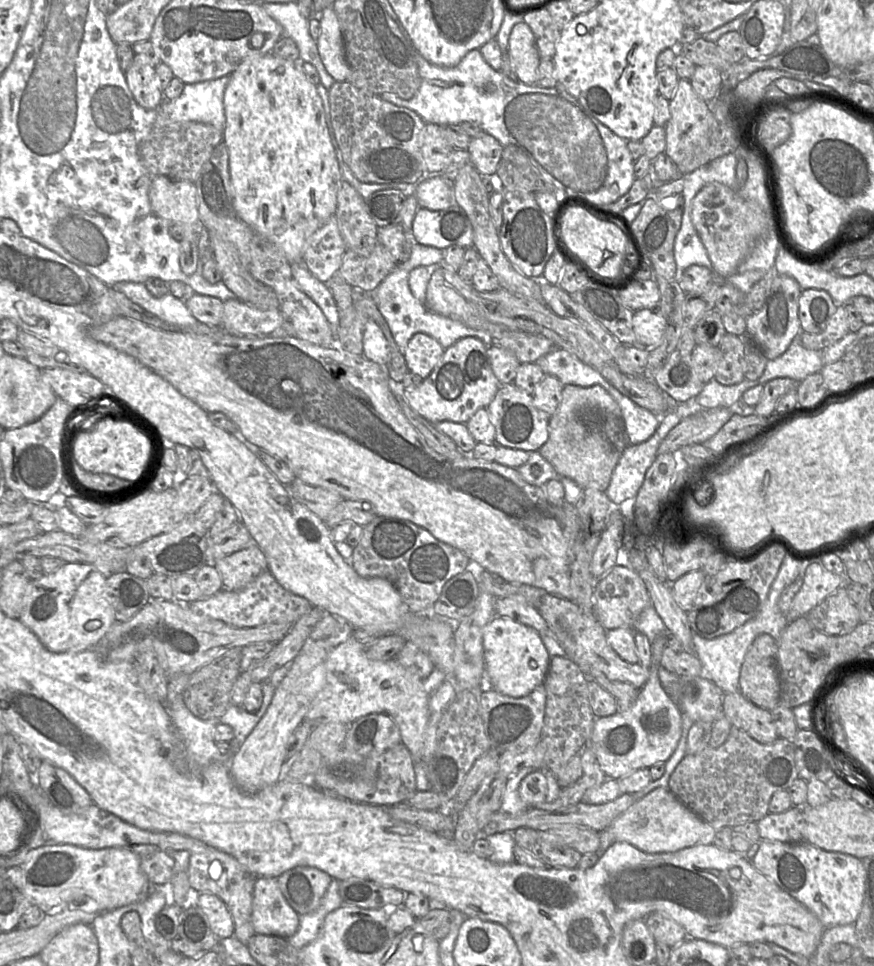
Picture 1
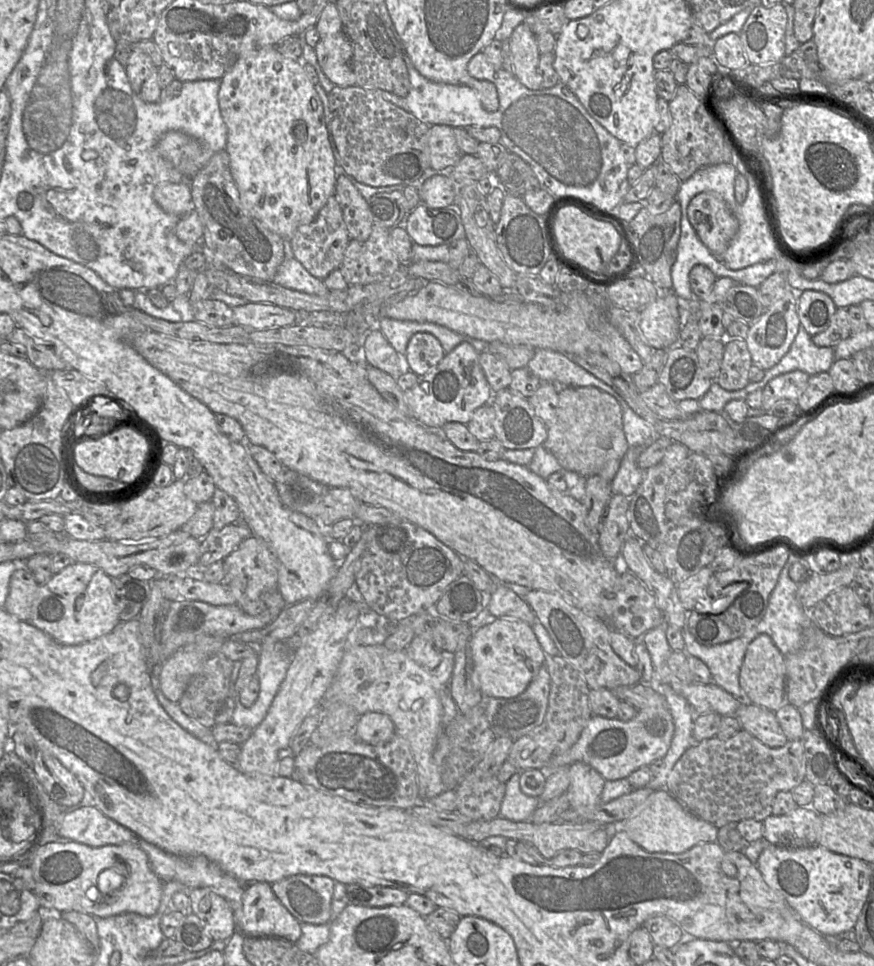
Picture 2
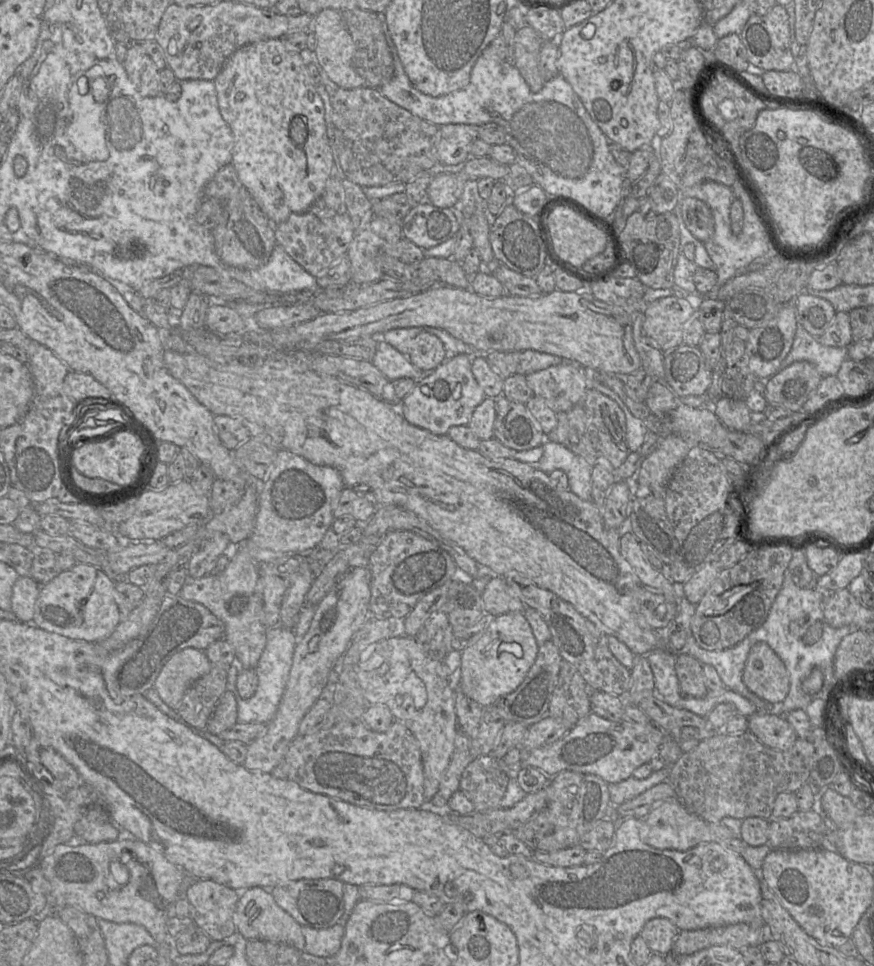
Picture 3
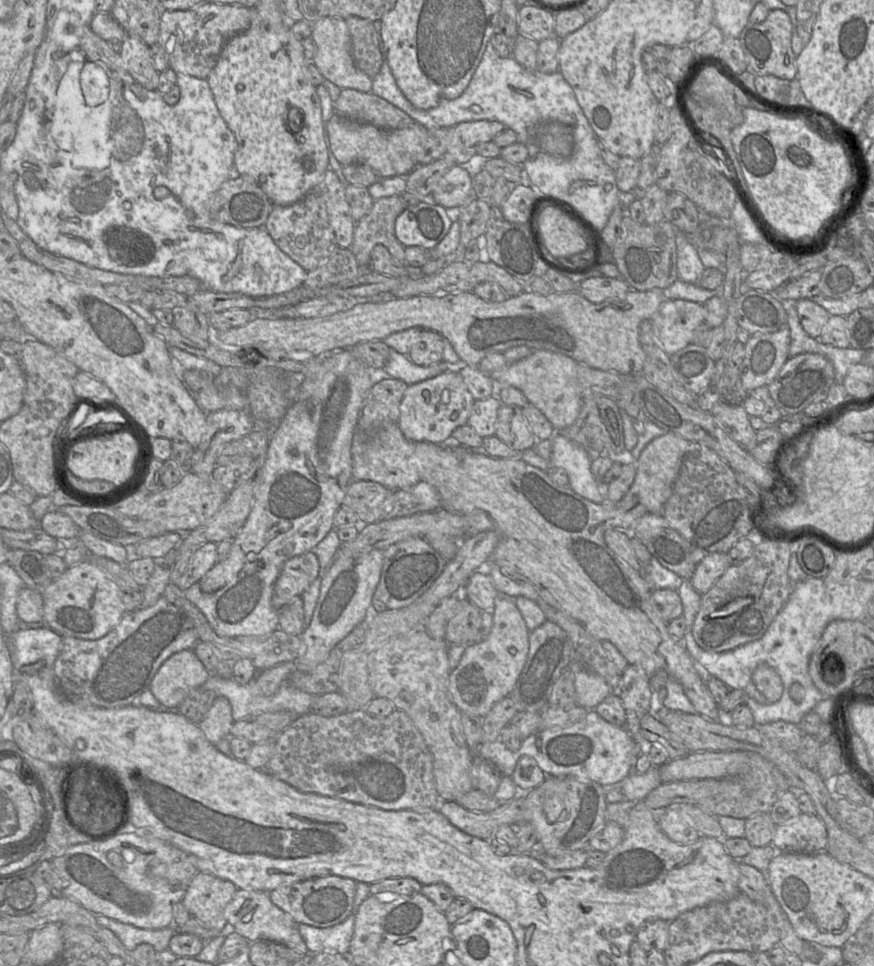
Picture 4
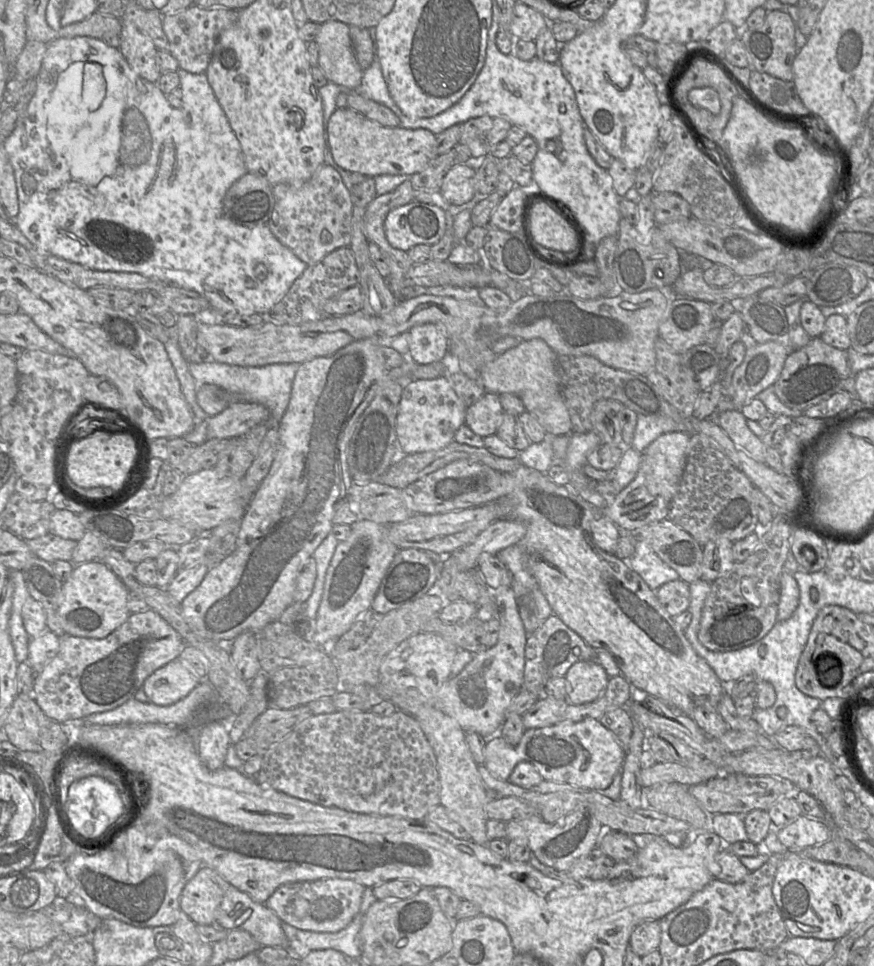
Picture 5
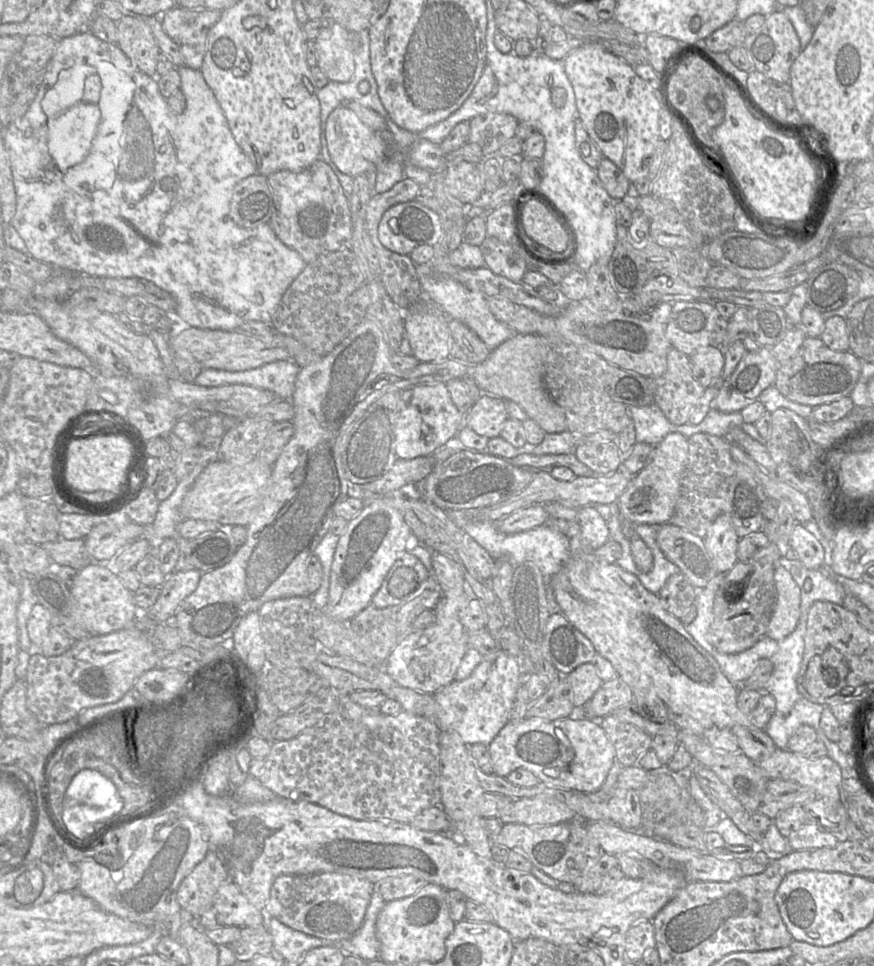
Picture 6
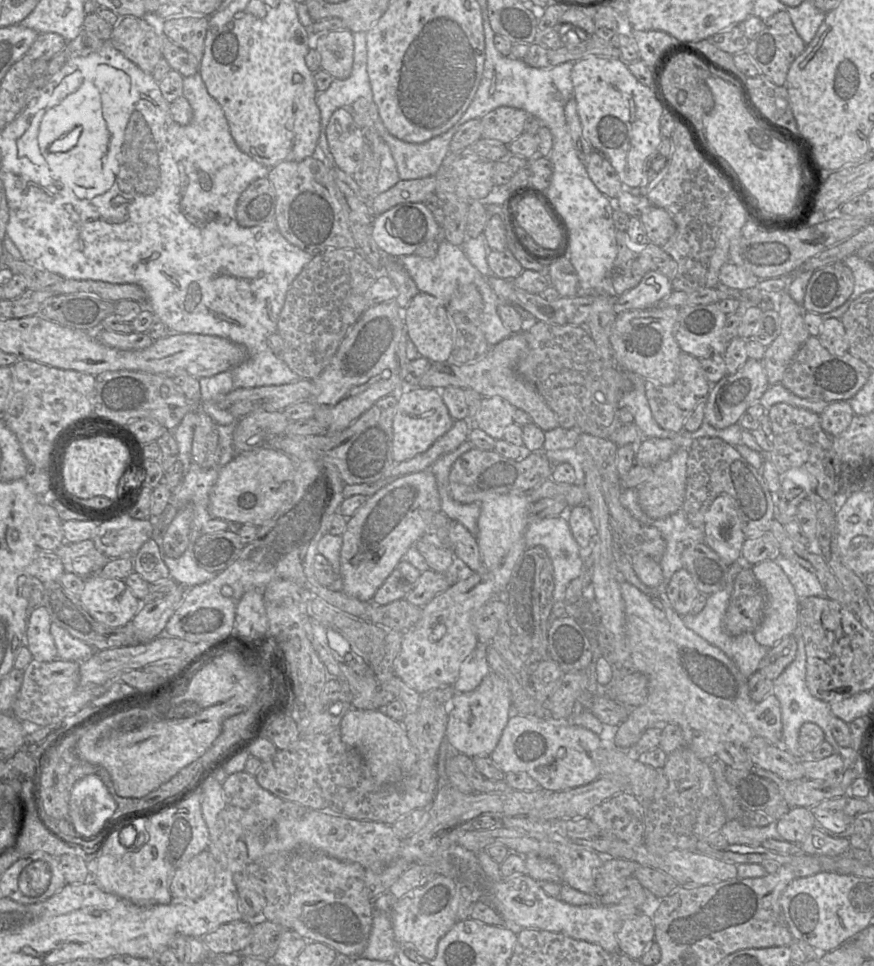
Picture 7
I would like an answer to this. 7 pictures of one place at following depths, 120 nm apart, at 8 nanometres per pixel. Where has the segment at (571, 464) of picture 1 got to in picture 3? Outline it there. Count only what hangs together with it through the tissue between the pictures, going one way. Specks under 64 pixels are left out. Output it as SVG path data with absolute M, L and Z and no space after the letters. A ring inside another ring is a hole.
M588 389L571 410L556 414L557 425L546 435L546 440L562 444L591 466L605 463L618 468L630 454L624 412L615 401L596 389Z

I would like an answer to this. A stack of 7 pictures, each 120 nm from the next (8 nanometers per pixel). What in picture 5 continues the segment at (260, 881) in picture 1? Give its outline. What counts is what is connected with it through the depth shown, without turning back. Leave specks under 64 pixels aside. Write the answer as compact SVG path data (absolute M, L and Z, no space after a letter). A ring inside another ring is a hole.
M231 886L215 912L214 924L225 930L249 932L261 946L288 949L281 920L266 906Z

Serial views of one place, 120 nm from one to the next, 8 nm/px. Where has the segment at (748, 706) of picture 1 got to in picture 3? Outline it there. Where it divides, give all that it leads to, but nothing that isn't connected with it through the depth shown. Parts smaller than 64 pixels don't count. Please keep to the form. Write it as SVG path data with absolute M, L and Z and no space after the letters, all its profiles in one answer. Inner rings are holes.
M757 711L748 718L748 731L765 746L779 751L790 749L798 736L784 716Z

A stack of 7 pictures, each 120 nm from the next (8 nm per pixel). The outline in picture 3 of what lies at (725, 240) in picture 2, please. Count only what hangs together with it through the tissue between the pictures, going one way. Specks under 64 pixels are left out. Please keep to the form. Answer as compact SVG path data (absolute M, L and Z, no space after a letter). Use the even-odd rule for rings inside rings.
M688 197L681 203L681 215L687 229L699 241L707 242L714 233L714 218L708 205Z

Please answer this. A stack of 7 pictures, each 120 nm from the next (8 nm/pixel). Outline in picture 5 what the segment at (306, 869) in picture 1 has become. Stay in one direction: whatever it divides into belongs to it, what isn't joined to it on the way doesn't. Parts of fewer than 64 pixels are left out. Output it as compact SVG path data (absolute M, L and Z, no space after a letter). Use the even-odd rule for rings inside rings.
M329 878L286 883L266 901L278 918L301 930L335 933L346 928L360 910L365 887L350 879Z

